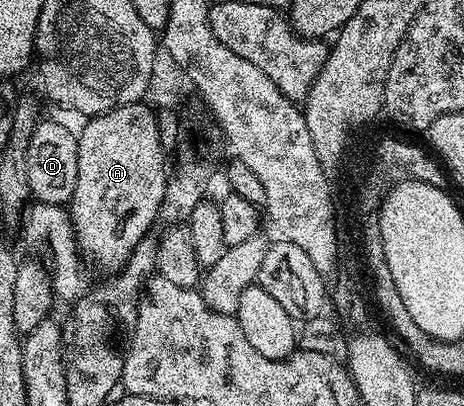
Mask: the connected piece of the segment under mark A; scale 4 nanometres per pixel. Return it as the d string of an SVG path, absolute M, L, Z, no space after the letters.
M145 101L128 103L113 111L105 111L102 115L92 116L86 122L89 124L77 135L77 180L67 210L80 254L86 260L94 259L101 267L124 267L134 245L134 240L129 239L129 227L149 229L159 219L167 178L167 152L159 145L157 111L147 104Z

